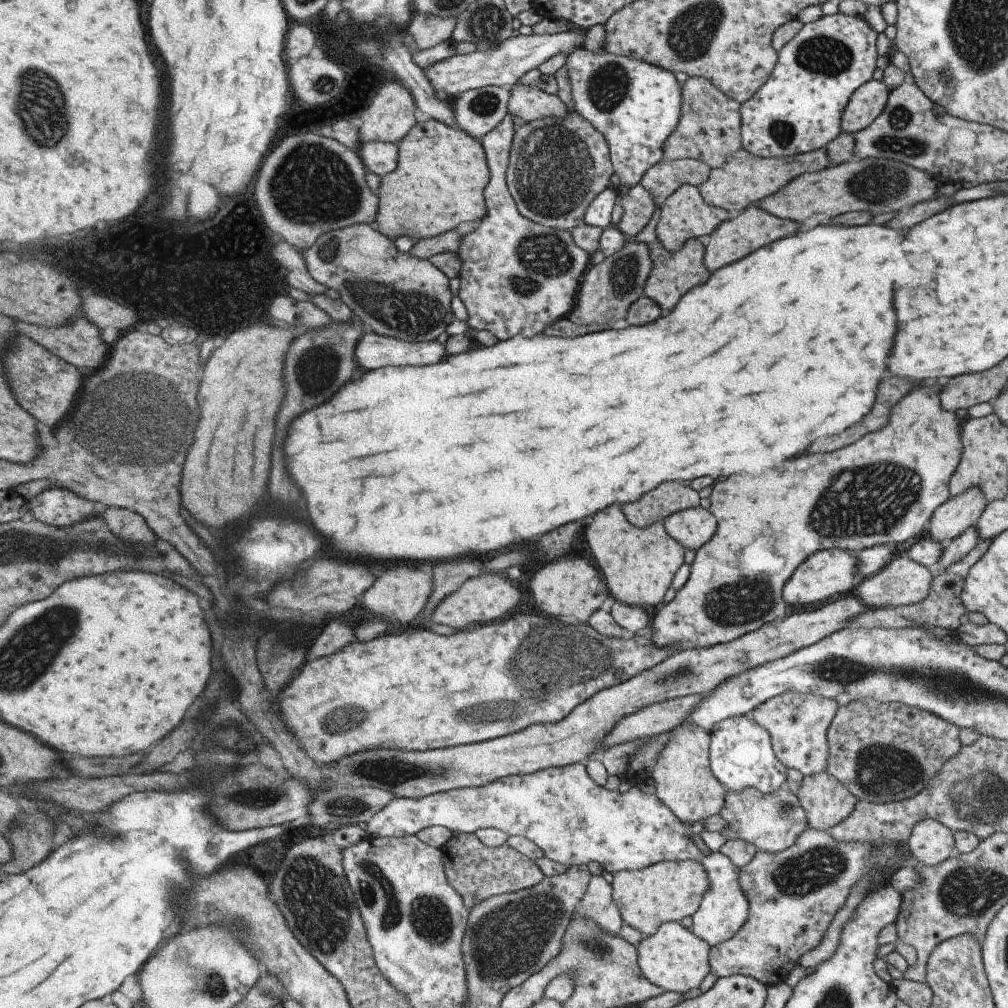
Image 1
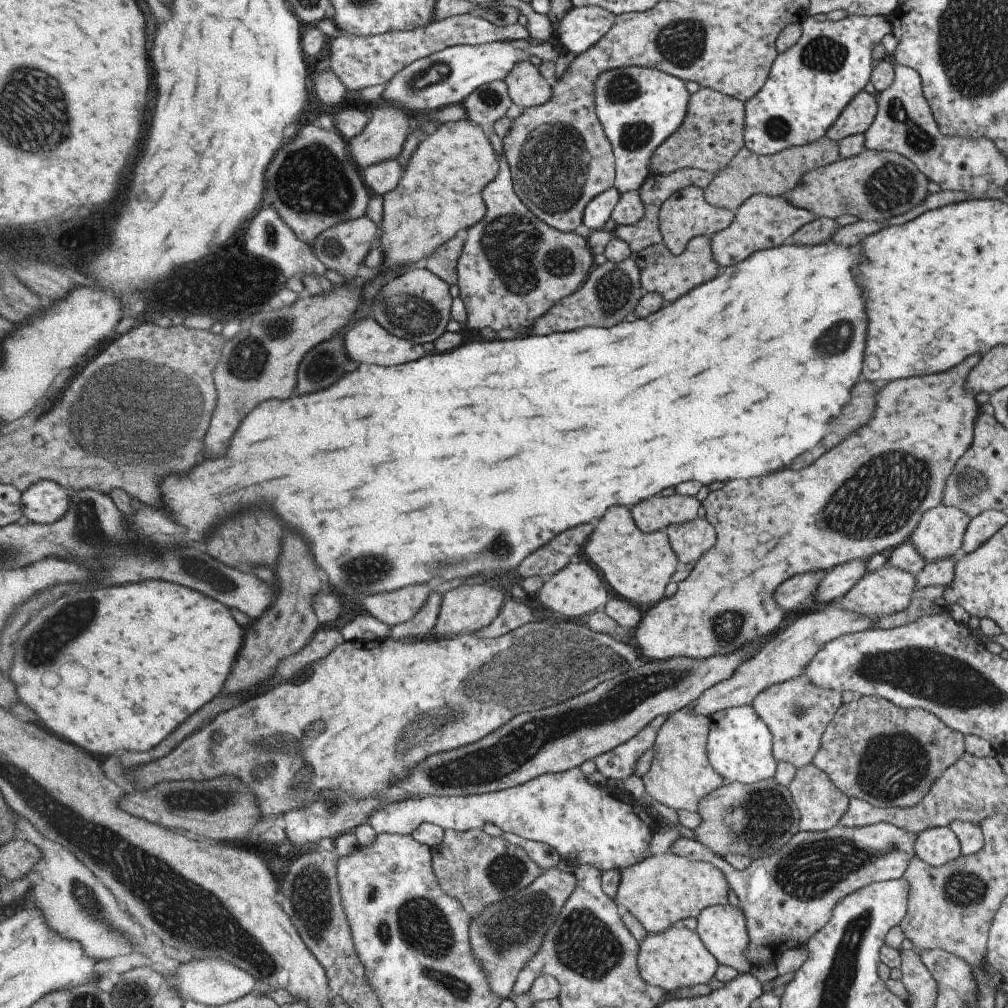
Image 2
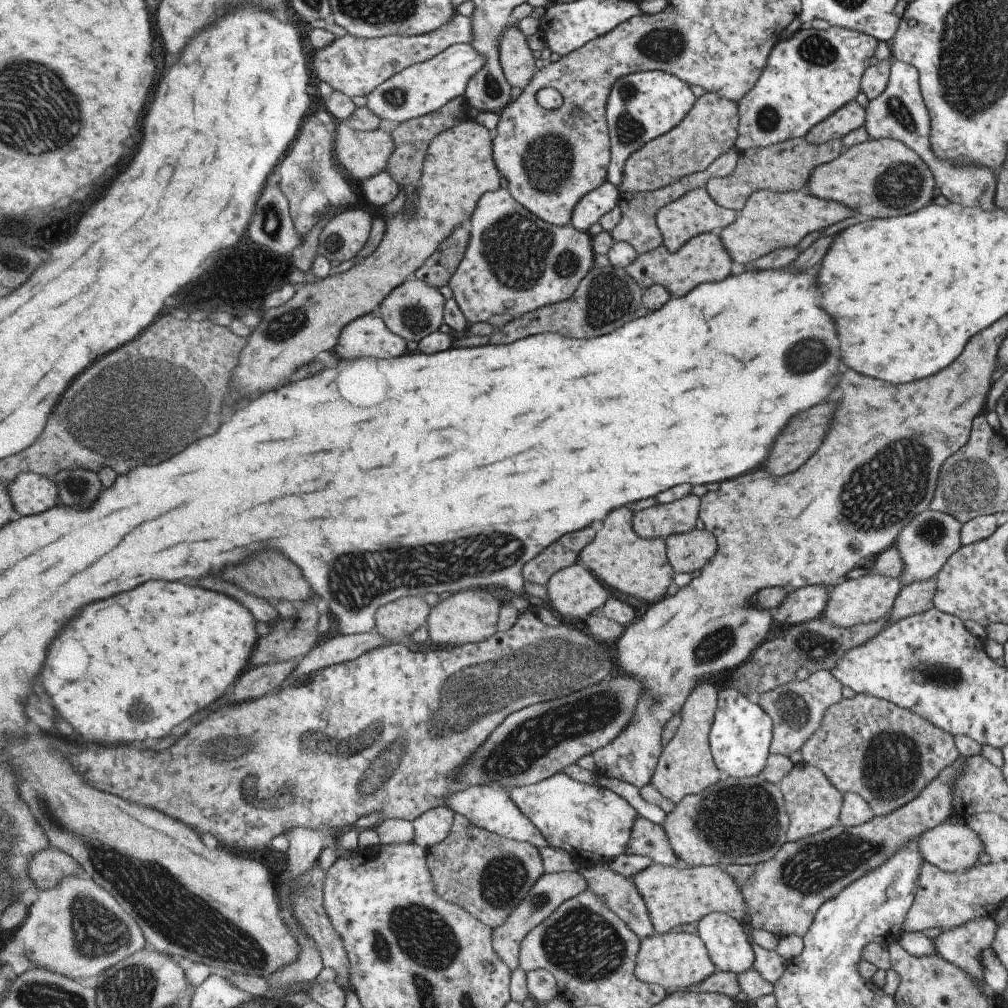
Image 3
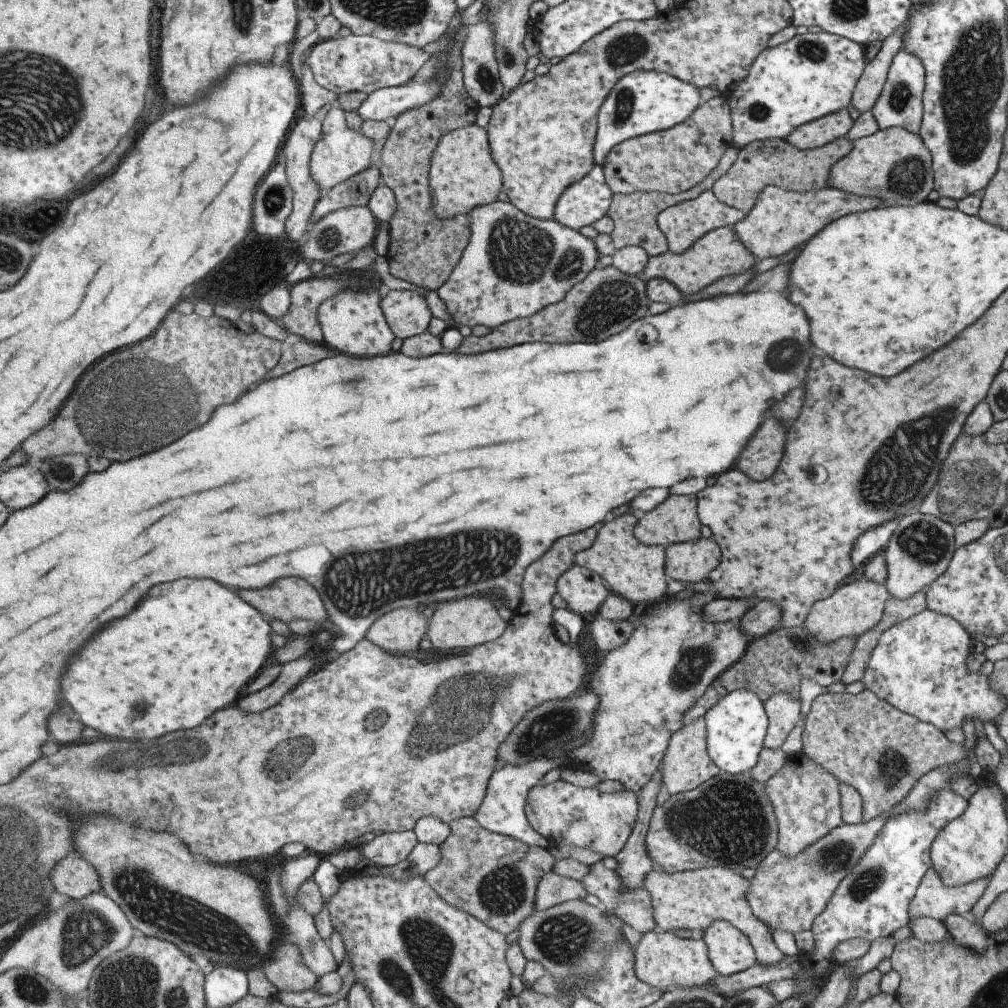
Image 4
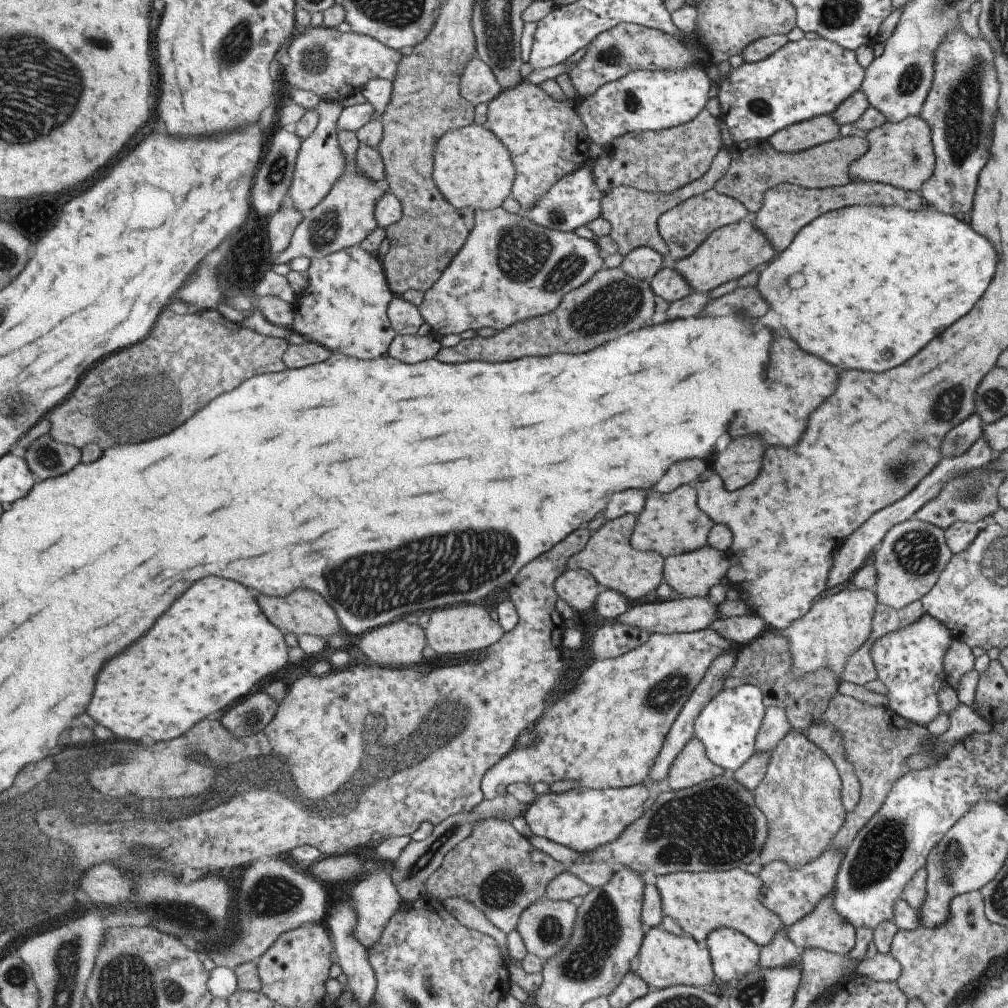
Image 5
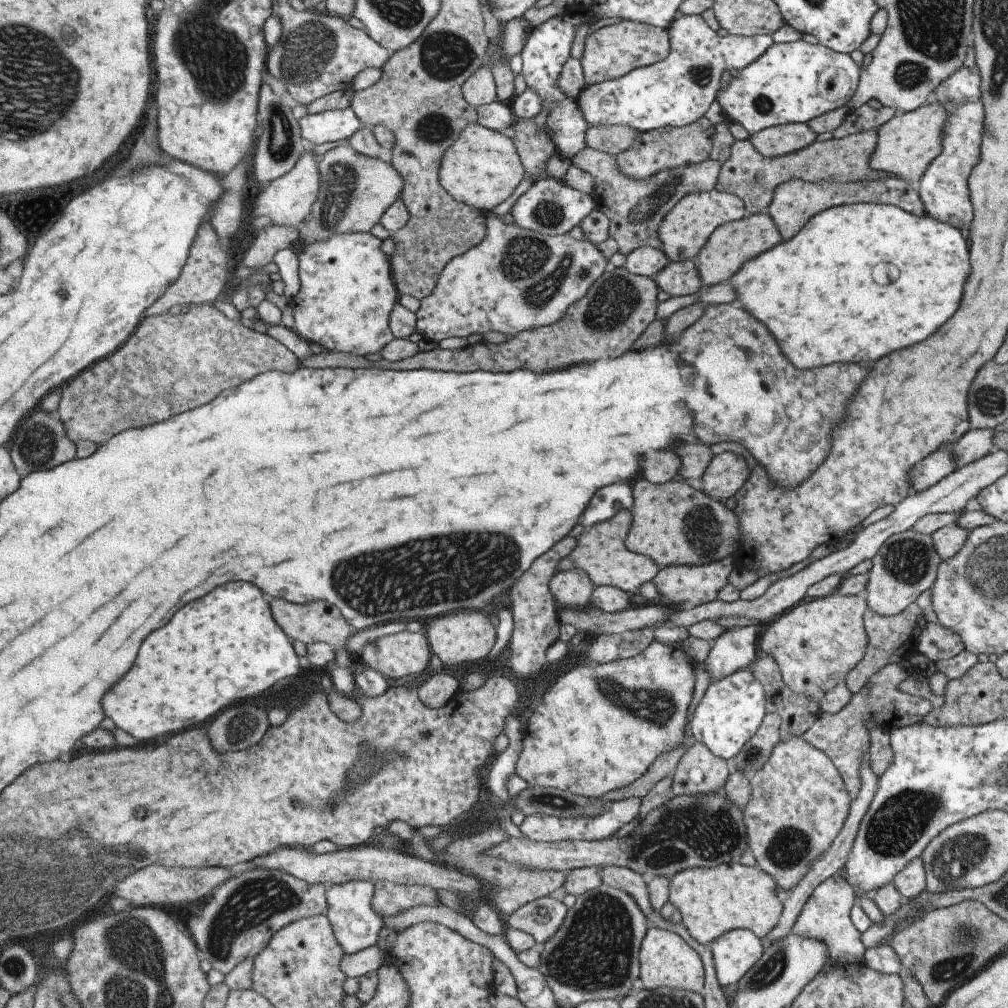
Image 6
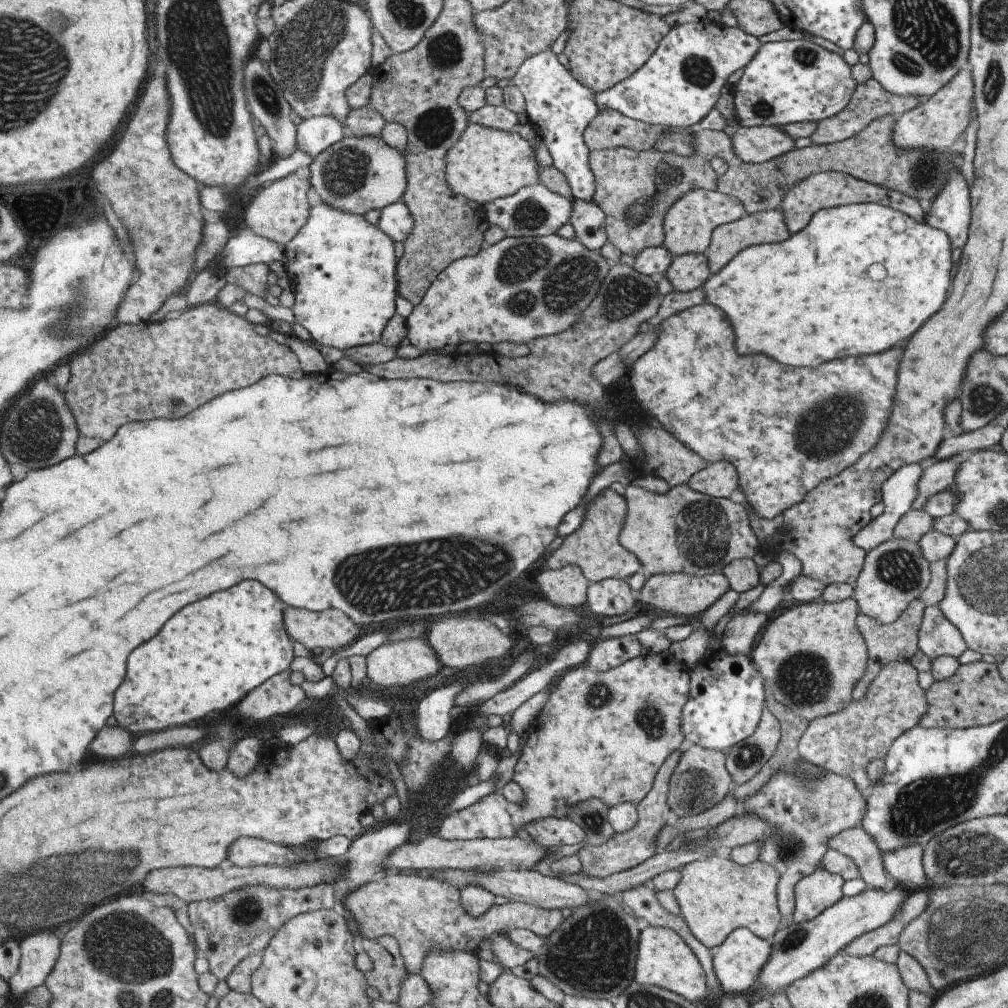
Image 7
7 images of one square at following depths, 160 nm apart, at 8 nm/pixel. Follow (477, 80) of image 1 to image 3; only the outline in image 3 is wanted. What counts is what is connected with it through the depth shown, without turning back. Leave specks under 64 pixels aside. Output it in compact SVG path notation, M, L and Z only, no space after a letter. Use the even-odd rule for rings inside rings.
M456 43L432 60L413 64L368 95L366 106L381 119L400 124L436 112L467 92L469 80L485 66L485 56L472 44Z

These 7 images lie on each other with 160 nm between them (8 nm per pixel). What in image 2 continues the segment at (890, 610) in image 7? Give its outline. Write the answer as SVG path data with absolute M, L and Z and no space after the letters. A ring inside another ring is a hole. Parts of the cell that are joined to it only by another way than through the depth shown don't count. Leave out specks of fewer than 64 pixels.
M939 504L921 515L907 542L913 545L925 563L955 557L961 552L969 519L961 509Z

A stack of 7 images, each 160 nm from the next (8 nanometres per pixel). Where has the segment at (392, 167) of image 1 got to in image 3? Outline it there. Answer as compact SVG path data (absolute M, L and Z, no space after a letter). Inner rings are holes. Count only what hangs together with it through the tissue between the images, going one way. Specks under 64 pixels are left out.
M383 170L376 176L371 176L359 185L360 193L377 208L382 208L385 204L393 202L401 192L399 187L399 182L387 170Z

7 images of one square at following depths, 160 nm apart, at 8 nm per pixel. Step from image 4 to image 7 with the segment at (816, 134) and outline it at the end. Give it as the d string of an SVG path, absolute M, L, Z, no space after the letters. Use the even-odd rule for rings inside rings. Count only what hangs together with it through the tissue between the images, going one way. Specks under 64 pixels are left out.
M739 126L730 141L733 154L746 163L764 163L794 148L794 140L777 126Z

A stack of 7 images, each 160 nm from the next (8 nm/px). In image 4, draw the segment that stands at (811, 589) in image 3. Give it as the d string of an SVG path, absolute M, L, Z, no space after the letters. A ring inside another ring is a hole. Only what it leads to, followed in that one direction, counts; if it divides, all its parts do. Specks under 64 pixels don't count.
M755 600L750 608L737 621L738 628L747 638L757 638L767 635L774 628L780 626L781 610L777 604L769 600Z

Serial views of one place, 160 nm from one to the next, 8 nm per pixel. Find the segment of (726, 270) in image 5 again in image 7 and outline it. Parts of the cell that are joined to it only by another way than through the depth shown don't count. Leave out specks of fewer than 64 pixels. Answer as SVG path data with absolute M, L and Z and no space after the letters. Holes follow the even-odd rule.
M780 208L759 211L748 215L745 214L745 216L738 218L733 222L716 226L712 230L708 247L704 252L710 274L716 274L716 272L719 271L720 268L723 268L733 256L748 246L763 243L778 243L779 241L785 240L789 235Z

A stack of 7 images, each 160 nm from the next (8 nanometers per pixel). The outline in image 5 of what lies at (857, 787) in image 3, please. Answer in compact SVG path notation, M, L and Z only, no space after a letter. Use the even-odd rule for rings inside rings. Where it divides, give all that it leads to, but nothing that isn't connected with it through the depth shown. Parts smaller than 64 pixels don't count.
M835 693L821 713L820 723L836 726L842 736L846 761L853 767L860 784L859 802L853 810L845 813L843 824L830 840L829 848L845 850L859 829L879 810L884 803L890 786L909 768L903 759L910 754L924 752L928 730L898 717L889 707L867 706L858 700Z

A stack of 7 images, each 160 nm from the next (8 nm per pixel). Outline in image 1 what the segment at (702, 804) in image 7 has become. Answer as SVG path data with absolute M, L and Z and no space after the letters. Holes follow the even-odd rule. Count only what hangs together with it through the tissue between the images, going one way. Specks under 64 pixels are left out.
M693 723L679 725L668 734L667 746L657 758L651 777L656 796L684 824L718 814L723 806L724 786L713 776L708 763L709 732Z

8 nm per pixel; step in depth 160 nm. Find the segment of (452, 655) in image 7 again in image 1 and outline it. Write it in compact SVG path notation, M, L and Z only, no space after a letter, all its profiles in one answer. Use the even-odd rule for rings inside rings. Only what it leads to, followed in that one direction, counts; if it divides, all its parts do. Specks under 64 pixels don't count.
M483 572L481 576L469 579L462 584L458 592L448 596L443 604L434 610L430 618L433 618L433 622L437 624L449 624L453 628L467 628L471 624L485 625L504 620L511 610L517 608L517 604L523 598L523 594L519 592L519 588L513 586L513 583L515 581L507 580L505 576Z

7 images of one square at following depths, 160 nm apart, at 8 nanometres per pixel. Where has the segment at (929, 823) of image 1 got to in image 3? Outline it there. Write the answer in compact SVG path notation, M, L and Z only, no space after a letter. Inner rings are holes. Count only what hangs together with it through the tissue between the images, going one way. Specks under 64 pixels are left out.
M947 819L918 837L917 850L924 862L944 872L969 870L984 852L983 842L968 825L951 824Z

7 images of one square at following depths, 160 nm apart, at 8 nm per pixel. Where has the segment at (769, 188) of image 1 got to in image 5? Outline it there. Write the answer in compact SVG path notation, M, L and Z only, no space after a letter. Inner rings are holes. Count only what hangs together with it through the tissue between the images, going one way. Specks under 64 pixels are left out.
M861 136L837 137L817 146L794 153L780 153L766 140L745 141L730 146L730 163L727 172L714 184L722 195L738 200L751 215L761 206L765 191L772 186L789 183L803 188L822 189L847 184L848 166L868 148L867 139Z

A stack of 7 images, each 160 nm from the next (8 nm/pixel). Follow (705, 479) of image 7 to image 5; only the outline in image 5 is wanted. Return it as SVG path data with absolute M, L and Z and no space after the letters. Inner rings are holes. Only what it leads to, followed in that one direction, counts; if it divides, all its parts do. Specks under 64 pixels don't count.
M737 437L722 452L715 452L708 466L719 475L724 489L734 491L755 478L764 450L758 437Z

